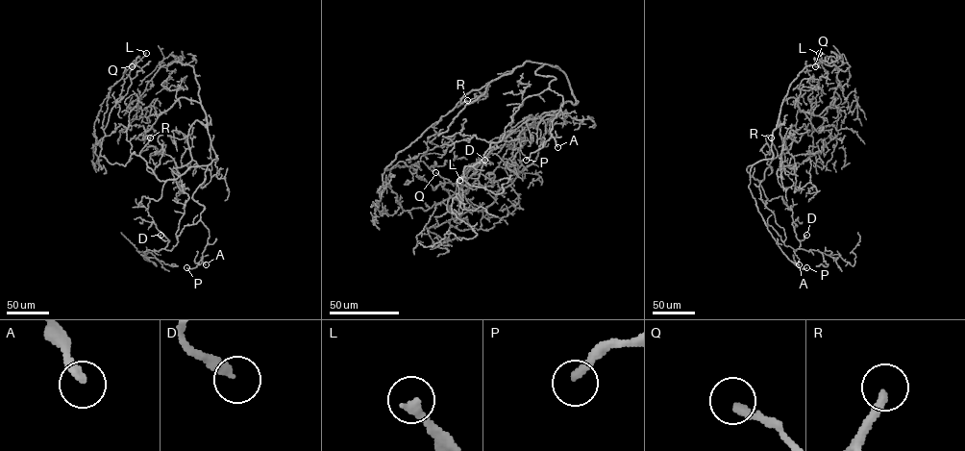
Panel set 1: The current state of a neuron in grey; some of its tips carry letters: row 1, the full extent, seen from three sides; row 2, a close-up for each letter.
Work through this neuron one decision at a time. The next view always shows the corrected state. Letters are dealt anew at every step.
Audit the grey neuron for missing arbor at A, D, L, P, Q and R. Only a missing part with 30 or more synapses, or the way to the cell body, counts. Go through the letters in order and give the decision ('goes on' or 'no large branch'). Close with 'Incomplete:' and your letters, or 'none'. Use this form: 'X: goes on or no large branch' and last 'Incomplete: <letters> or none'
A: goes on
D: no large branch
L: no large branch
P: goes on
Q: no large branch
R: goes on
Incomplete: A, P, R

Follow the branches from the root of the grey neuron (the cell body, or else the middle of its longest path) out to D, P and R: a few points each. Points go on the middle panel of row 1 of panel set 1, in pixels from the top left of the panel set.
D: (551, 65), (559, 69), (544, 64), (535, 73), (556, 79), (523, 101), (484, 160)
P: (551, 65), (559, 69), (544, 64), (535, 73), (555, 78), (549, 88), (563, 103), (551, 137), (526, 160)
R: (551, 65), (526, 61), (510, 73), (469, 91), (450, 111), (467, 100)

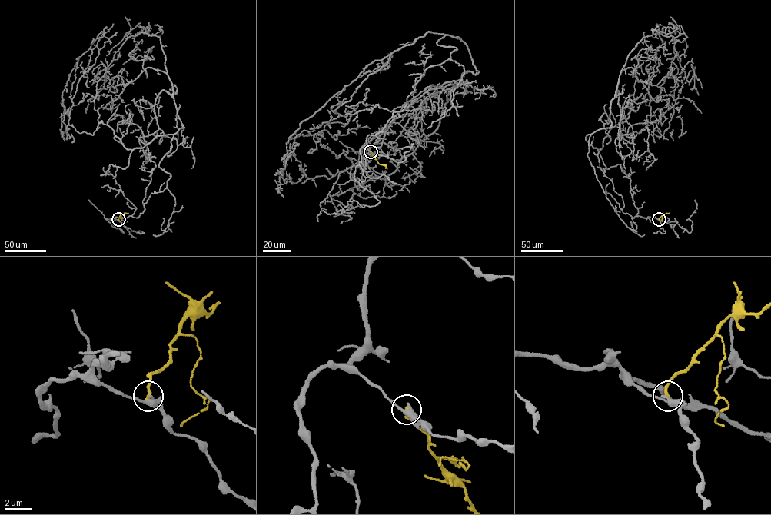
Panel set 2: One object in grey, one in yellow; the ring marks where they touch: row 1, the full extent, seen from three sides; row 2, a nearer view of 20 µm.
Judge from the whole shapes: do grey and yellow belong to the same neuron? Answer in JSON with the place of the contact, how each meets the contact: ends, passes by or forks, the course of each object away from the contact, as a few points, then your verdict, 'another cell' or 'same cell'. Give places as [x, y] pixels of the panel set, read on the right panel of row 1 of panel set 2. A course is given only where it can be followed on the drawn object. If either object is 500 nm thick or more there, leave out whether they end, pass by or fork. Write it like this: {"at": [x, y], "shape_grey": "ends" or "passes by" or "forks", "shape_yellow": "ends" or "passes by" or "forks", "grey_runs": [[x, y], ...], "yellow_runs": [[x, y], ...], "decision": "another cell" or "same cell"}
{"at": [659, 219], "shape_grey": "passes by", "shape_yellow": "ends", "grey_runs": [[659, 219], [623, 212], [586, 138], [600, 149], [621, 121], [627, 135], [649, 124], [647, 71], [668, 30]], "yellow_runs": [[659, 219], [662, 214], [669, 213]], "decision": "another cell"}

